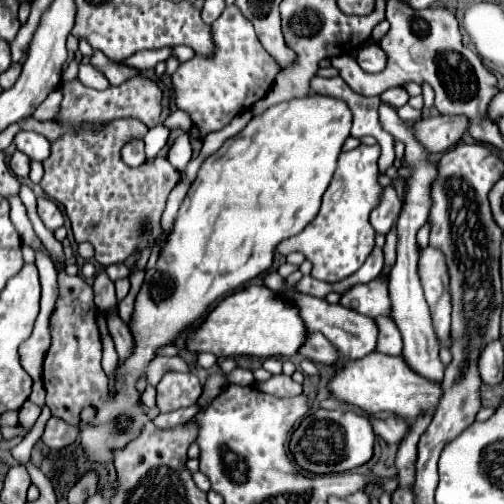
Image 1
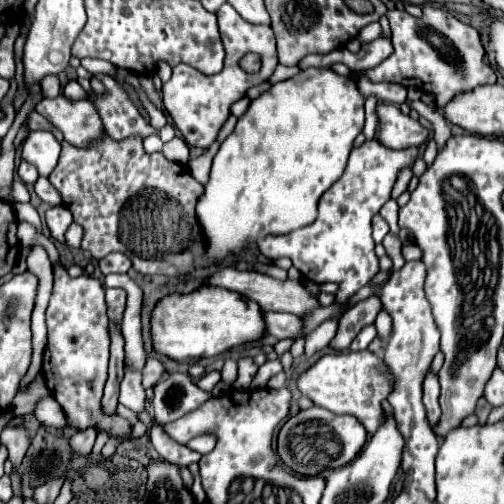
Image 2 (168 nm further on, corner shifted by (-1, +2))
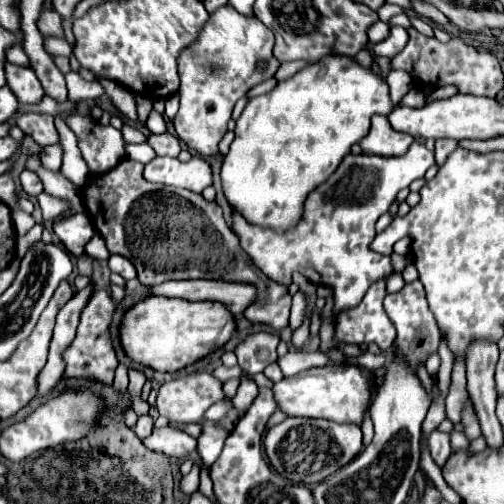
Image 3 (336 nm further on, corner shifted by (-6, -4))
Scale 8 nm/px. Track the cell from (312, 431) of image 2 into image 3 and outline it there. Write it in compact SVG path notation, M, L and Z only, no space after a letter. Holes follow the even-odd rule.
M287 417L283 423L271 427L265 437L265 451L273 465L273 469L303 485L321 483L331 473L345 467L349 461L353 461L361 449L363 435L357 425L339 425L325 419L309 419L309 417Z

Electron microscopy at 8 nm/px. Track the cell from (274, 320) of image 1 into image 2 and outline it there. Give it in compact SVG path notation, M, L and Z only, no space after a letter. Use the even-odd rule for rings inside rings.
M200 287L192 293L172 293L162 297L152 309L152 349L178 363L194 363L202 357L220 355L242 343L260 339L266 333L260 307L228 289Z

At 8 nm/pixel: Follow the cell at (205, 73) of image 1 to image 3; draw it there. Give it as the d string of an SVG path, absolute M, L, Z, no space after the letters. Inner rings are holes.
M225 5L223 9L217 9L209 21L205 23L199 39L195 41L195 45L191 45L187 51L181 53L179 57L179 77L181 77L181 87L179 87L179 111L173 119L177 137L193 151L197 151L201 157L211 157L217 155L217 143L221 141L221 137L227 133L227 123L231 119L233 107L237 103L237 99L245 97L249 89L253 89L255 85L275 77L277 69L279 69L279 61L273 57L273 45L275 45L275 37L273 31L269 31L257 17L245 17L239 15L231 5ZM259 59L269 59L269 69L259 73L255 69L255 63ZM209 65L217 65L219 69L213 73L209 71Z

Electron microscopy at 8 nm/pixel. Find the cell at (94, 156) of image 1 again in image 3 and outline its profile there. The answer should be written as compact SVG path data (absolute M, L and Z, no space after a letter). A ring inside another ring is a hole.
M123 157L113 169L101 175L89 175L81 187L85 211L91 215L95 229L105 239L111 255L131 259L141 285L155 287L171 279L221 279L247 281L259 287L259 299L245 311L251 323L267 325L281 331L289 325L291 293L269 277L261 277L253 259L241 249L237 235L227 227L221 207L203 195L179 189L157 187L145 181L143 163ZM259 303L279 303L279 311L265 311Z

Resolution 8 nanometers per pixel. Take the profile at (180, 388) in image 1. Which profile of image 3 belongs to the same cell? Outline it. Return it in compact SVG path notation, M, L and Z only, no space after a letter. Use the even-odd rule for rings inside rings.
M193 373L163 383L155 407L169 421L201 423L205 411L223 397L221 383L211 373Z

